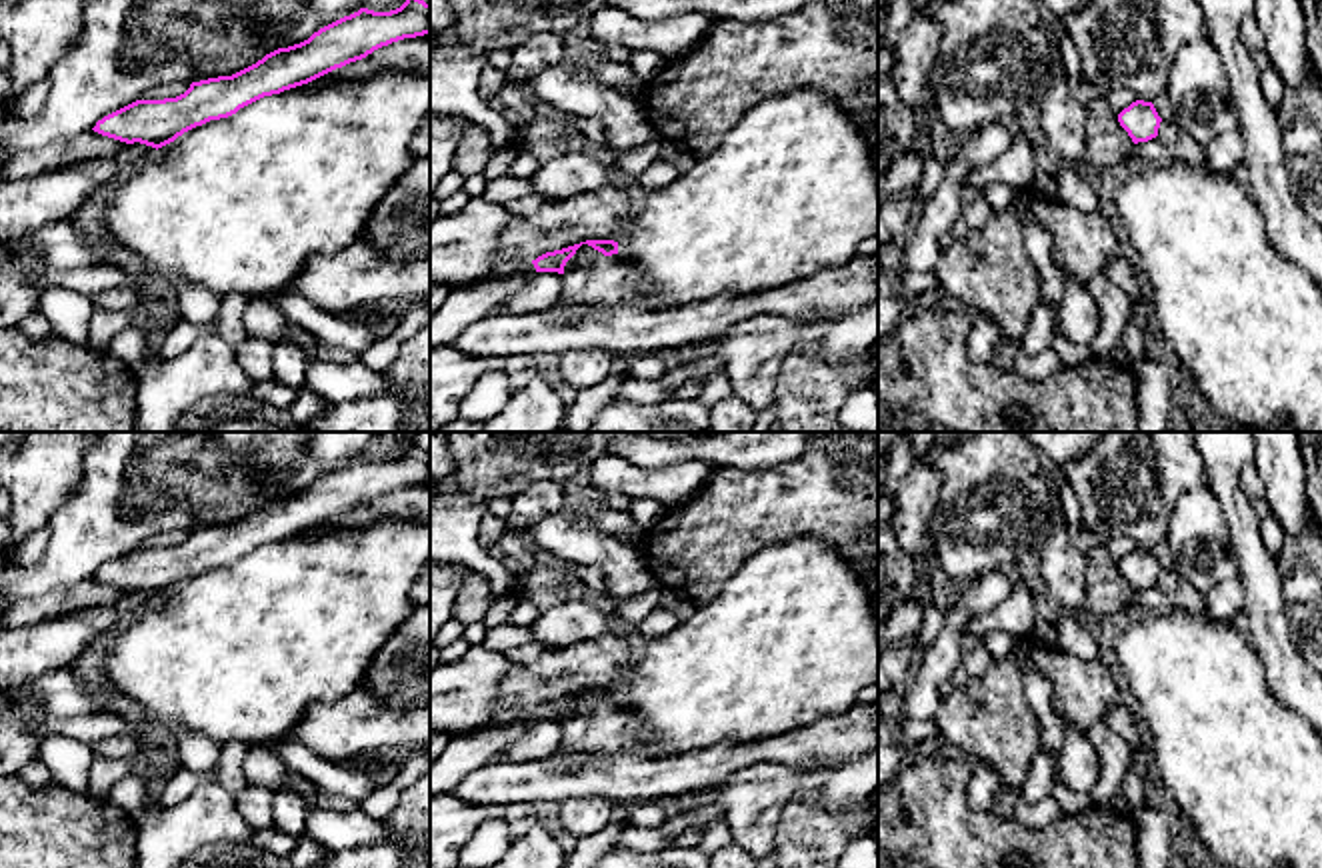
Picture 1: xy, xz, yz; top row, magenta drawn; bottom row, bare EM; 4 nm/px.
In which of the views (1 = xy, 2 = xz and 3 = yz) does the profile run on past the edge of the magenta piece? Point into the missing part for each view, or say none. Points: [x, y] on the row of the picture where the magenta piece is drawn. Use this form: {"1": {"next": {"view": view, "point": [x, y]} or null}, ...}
{"1": {"next": null}, "2": {"next": {"view": "xz", "point": [464, 304]}}, "3": {"next": null}}

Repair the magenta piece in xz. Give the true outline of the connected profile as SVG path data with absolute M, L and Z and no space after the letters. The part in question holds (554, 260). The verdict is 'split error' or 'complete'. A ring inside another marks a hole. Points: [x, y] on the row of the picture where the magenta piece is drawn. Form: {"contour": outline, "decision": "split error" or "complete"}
{"contour": "M586 240L562 250L546 252L536 260L526 262L512 276L454 286L444 304L430 316L430 348L450 346L468 324L494 314L510 294L522 290L538 272L564 274L566 262L582 244L592 246L604 256L618 254L618 242L614 240Z", "decision": "split error"}

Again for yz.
{"contour": "M1136 100L1118 114L1118 122L1132 142L1138 144L1158 136L1162 118L1152 102Z", "decision": "complete"}

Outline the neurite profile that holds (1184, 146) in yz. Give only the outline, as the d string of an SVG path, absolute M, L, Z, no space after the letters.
M1162 120L1158 136L1134 144L1130 156L1130 164L1138 166L1170 166L1174 160L1198 168L1208 166L1204 146L1186 134L1174 120Z

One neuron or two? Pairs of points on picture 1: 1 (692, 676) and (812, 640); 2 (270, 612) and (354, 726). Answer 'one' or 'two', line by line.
1: one
2: two

